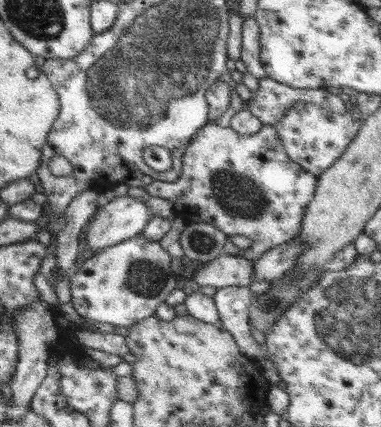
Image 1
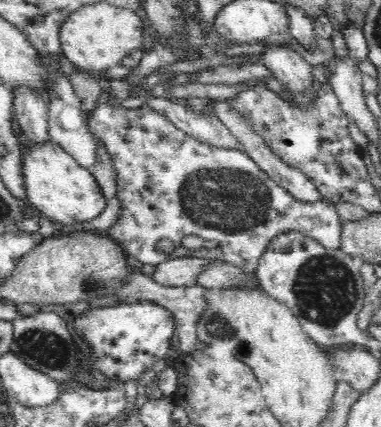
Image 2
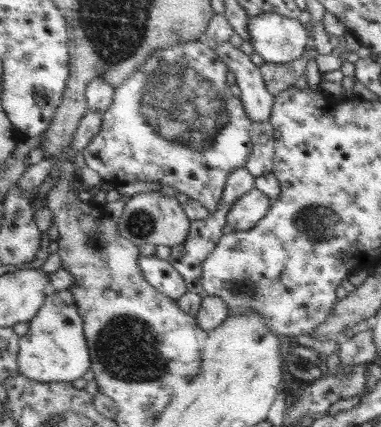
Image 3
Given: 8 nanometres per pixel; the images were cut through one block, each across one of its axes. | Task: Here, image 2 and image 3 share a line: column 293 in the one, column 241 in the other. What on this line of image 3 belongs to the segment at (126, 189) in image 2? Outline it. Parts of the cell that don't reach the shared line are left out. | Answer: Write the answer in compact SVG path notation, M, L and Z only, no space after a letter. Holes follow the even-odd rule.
M255 188L231 206L227 224L231 224L237 232L253 230L255 226L259 226L259 222L263 222L263 218L267 218L267 214L271 214L273 204L275 200L271 200L265 190Z

